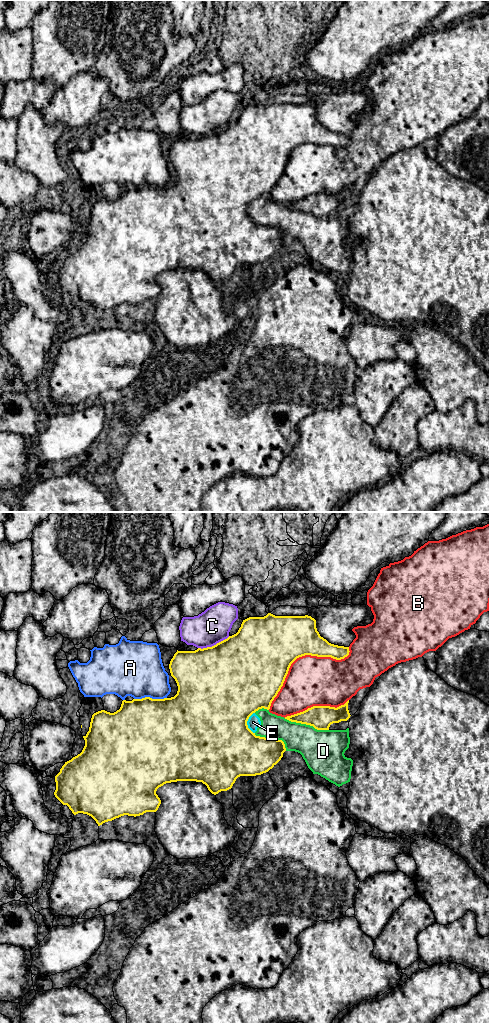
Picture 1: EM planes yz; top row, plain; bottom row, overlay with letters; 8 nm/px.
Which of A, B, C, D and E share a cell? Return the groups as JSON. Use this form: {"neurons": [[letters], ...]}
{"neurons": [["A"], ["B"], ["C"], ["D", "E"]]}

